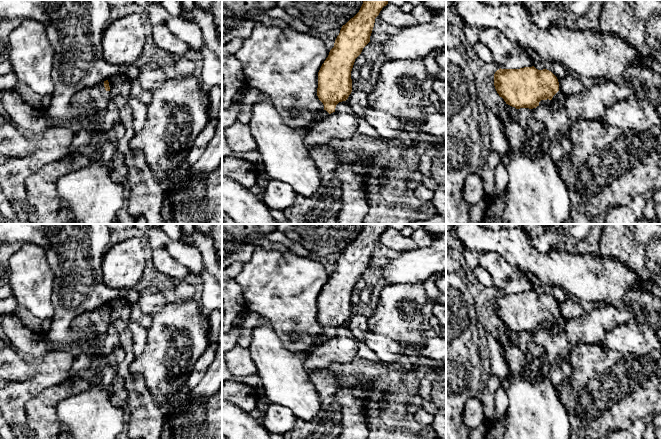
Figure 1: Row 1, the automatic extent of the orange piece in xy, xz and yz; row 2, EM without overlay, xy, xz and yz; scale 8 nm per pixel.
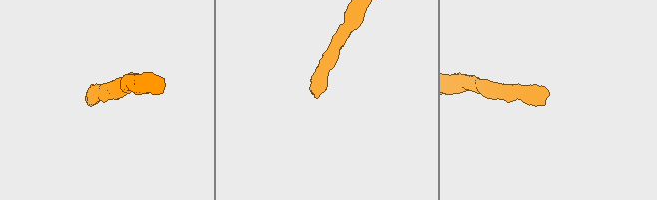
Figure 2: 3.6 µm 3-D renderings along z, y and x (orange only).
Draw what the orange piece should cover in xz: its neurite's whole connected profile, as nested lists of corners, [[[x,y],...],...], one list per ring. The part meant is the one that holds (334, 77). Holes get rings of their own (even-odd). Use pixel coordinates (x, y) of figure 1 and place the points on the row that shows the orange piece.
[[[364,0],[359,12],[342,26],[337,36],[334,47],[330,50],[328,57],[318,72],[317,96],[323,103],[324,109],[316,116],[316,121],[300,129],[302,136],[305,135],[317,122],[335,112],[339,102],[346,101],[352,92],[351,71],[355,59],[361,54],[363,48],[370,42],[370,36],[374,27],[375,18],[379,15],[388,0]]]

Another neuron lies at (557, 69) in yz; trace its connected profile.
[[[538,55],[534,56],[533,66],[538,70],[547,69],[551,71],[557,79],[562,79],[567,75],[563,65],[558,62],[544,60]]]

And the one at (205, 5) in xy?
[[[195,0],[195,5],[197,5],[201,10],[210,12],[213,1],[214,0]]]

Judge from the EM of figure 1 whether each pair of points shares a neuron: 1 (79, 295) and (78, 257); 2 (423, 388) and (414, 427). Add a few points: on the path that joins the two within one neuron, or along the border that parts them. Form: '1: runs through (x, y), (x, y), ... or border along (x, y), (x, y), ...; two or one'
1: runs through (78, 286), (78, 266); one
2: border along (420, 375), (418, 394), (423, 399); two

